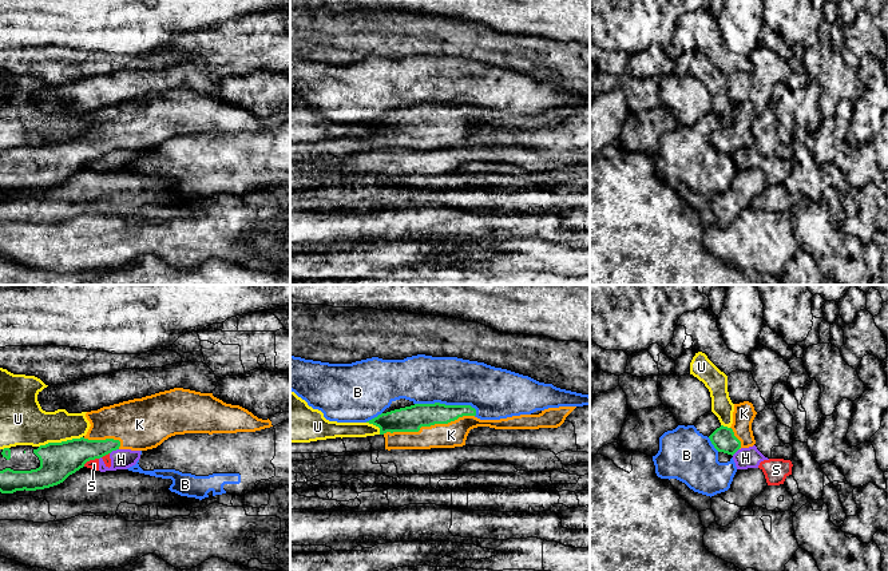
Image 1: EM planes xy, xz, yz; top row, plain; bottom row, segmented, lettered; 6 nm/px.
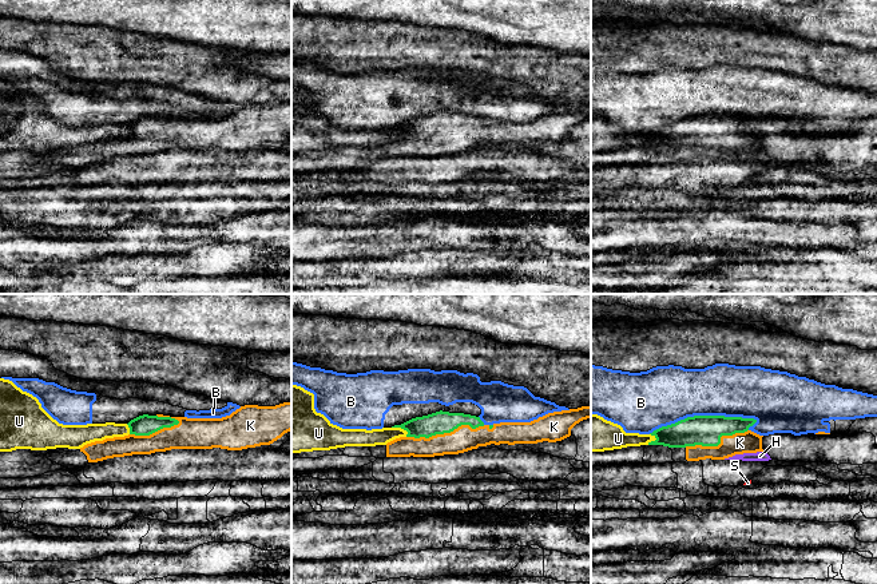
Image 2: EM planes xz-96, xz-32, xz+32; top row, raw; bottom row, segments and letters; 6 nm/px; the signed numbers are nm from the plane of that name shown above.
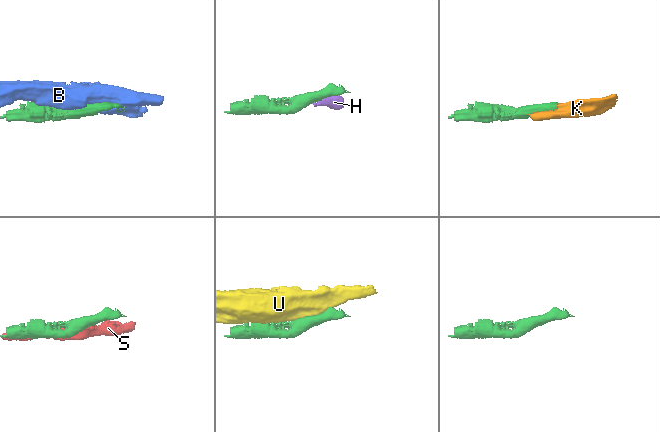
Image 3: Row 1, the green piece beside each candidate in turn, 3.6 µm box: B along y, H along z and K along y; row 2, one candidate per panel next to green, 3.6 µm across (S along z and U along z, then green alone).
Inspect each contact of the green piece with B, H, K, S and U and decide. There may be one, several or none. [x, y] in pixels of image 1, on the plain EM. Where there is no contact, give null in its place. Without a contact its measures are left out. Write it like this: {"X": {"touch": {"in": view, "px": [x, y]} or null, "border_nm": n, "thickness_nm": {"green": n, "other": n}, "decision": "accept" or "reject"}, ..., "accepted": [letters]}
{"B": {"touch": {"in": "xz", "px": [448, 106]}, "border_nm": 380, "thickness_nm": {"green": 160, "other": 300}, "decision": "reject"}, "H": {"touch": {"in": "xy", "px": [114, 150]}, "border_nm": 70, "thickness_nm": {"green": 180, "other": 130}, "decision": "reject"}, "K": {"touch": {"in": "xz", "px": [428, 126]}, "border_nm": 550, "thickness_nm": {"green": 160, "other": 150}, "decision": "accept"}, "S": {"touch": {"in": "xy", "px": [90, 159]}, "border_nm": 110, "thickness_nm": {"green": 220, "other": 60}, "decision": "reject"}, "U": {"touch": {"in": "xy", "px": [62, 142]}, "border_nm": 280, "thickness_nm": {"green": 220, "other": 260}, "decision": "reject"}, "accepted": ["K"]}

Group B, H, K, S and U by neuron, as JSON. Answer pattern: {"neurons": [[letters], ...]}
{"neurons": [["B"], ["H", "S"], ["K"], ["U"]]}

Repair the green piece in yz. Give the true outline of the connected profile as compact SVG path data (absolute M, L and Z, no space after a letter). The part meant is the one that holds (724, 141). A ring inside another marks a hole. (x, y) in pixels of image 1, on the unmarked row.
M749 102L734 104L733 124L730 128L721 126L710 136L710 142L718 152L734 155L741 148L756 144L752 123L757 112Z

